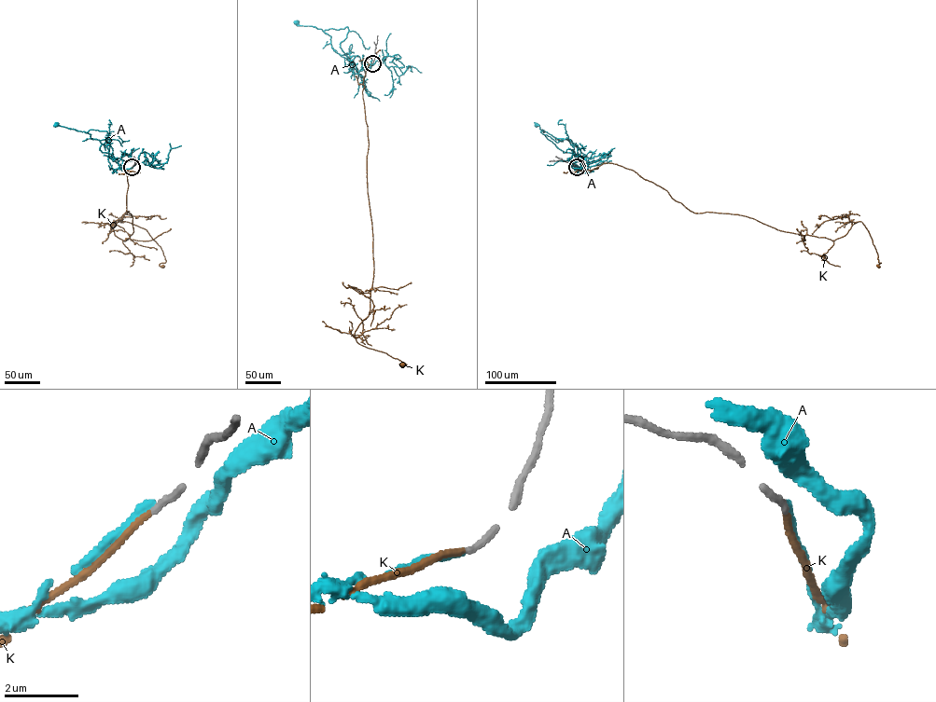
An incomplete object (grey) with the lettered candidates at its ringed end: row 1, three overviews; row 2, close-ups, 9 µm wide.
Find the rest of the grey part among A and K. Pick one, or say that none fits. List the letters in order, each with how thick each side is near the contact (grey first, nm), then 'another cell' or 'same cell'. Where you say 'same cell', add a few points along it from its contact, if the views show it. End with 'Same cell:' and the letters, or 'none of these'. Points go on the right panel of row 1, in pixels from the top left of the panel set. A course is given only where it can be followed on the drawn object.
A: 190 nm thick on the grey side, 200 nm on the other; another cell
K: 180 nm thick on the grey side, 140 nm on the other; same cell; it runs (577, 167), (617, 164), (694, 213), (741, 214), (801, 235), (834, 240), (860, 221), (877, 266)
Same cell: K

